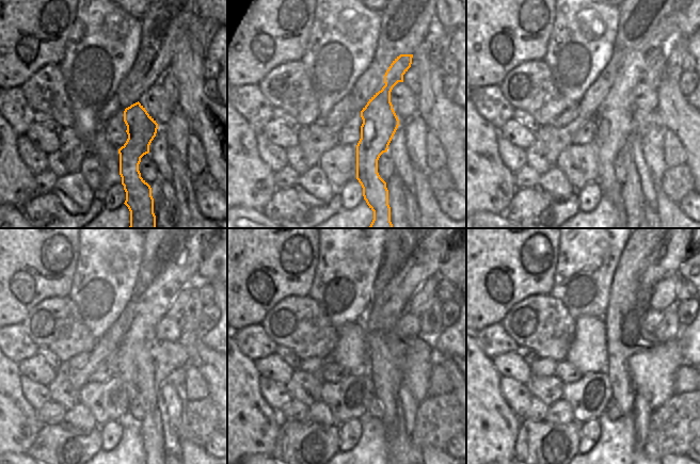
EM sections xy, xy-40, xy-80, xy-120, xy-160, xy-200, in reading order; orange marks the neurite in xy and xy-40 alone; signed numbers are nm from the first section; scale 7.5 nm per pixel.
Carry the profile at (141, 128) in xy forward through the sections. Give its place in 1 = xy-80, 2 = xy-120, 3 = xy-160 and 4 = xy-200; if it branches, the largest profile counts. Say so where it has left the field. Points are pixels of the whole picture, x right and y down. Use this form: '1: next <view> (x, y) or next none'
1: next xy-80 (613, 117)
2: next xy-120 (153, 304)
3: next xy-160 (424, 262)
4: next xy-200 (672, 250)

